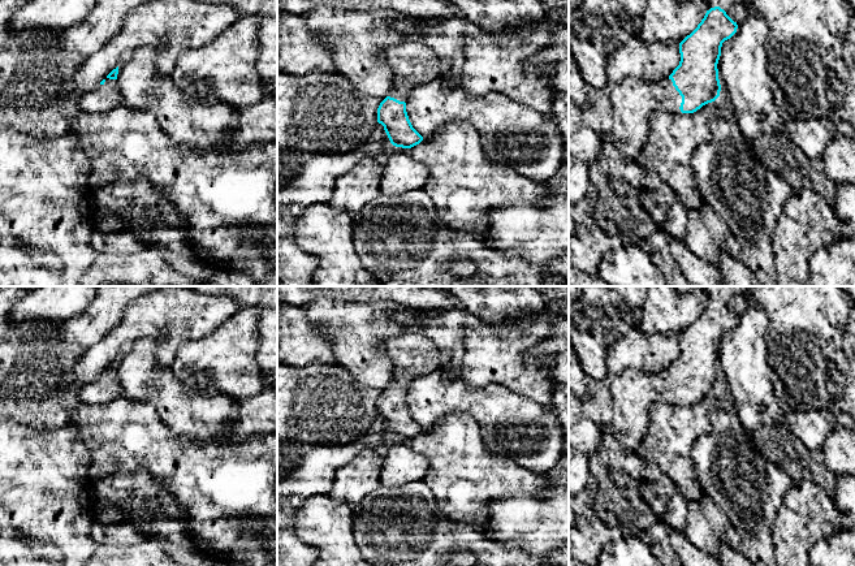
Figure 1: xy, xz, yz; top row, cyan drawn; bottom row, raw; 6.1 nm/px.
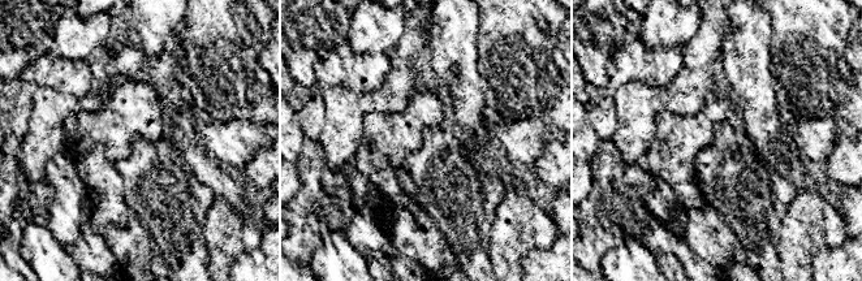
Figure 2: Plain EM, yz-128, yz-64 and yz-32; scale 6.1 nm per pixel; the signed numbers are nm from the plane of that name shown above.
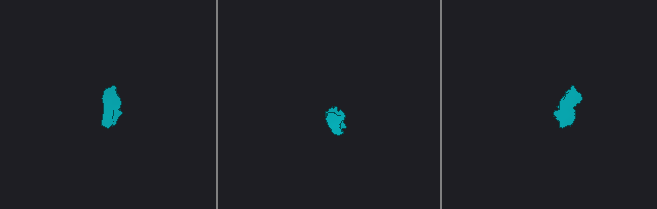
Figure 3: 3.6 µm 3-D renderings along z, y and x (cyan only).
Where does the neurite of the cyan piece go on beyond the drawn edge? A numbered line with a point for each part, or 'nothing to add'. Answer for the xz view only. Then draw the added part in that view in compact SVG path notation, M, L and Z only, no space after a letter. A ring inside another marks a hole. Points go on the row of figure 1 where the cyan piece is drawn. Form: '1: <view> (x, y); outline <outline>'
1: xz (411, 63); outline M415 36L390 43L383 56L394 78L389 96L400 101L407 103L413 88L441 77L439 56Z

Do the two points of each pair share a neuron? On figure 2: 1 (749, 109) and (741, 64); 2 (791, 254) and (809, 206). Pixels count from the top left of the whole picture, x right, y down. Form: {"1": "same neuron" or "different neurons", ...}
{"1": "same neuron", "2": "same neuron"}

